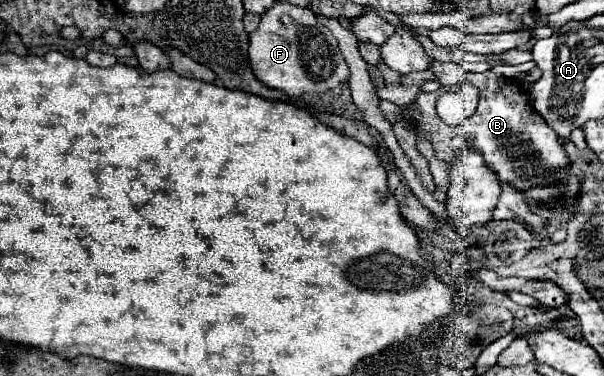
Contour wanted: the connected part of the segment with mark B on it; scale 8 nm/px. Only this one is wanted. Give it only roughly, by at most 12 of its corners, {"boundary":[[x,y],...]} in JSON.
{"boundary":[[466,73],[480,91],[464,125],[420,93],[416,137],[452,165],[482,153],[500,183],[560,211],[582,175],[516,79]]}

